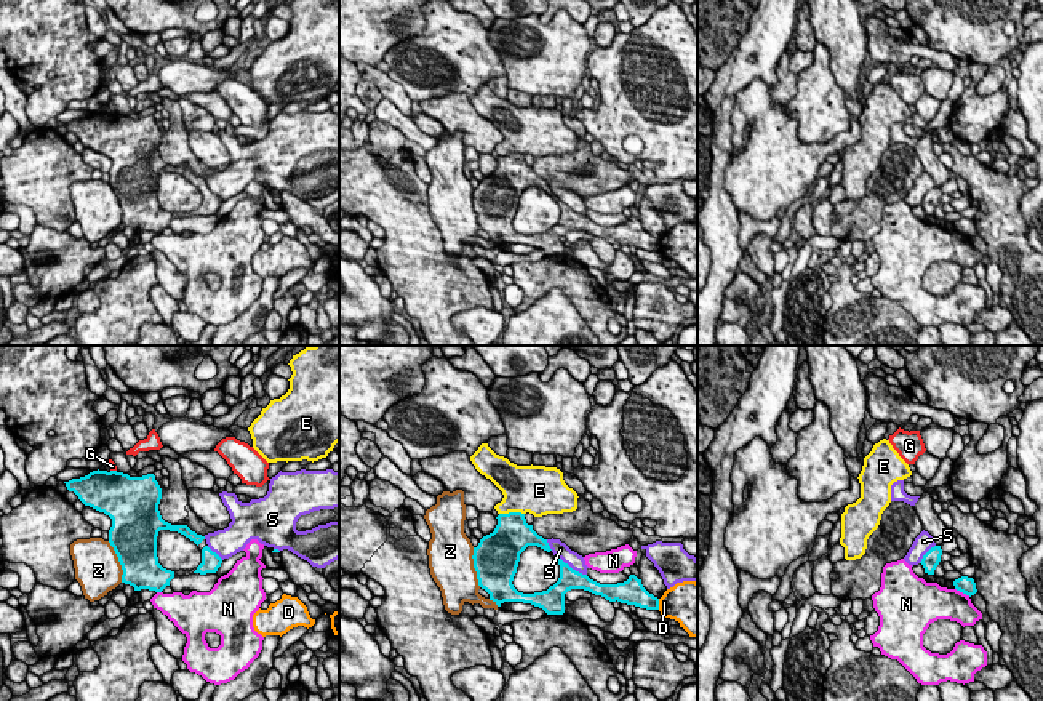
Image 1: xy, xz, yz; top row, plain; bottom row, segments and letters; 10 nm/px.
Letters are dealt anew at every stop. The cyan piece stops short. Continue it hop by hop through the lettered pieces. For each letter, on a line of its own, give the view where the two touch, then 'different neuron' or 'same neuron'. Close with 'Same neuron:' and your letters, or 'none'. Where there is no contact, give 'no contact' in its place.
D: contact in xz; different neuron
E: contact in xz; different neuron
G: contact in xy; different neuron
N: contact in yz; different neuron
S: contact in xz; different neuron
Z: contact in xy; different neuron
Same neuron: none

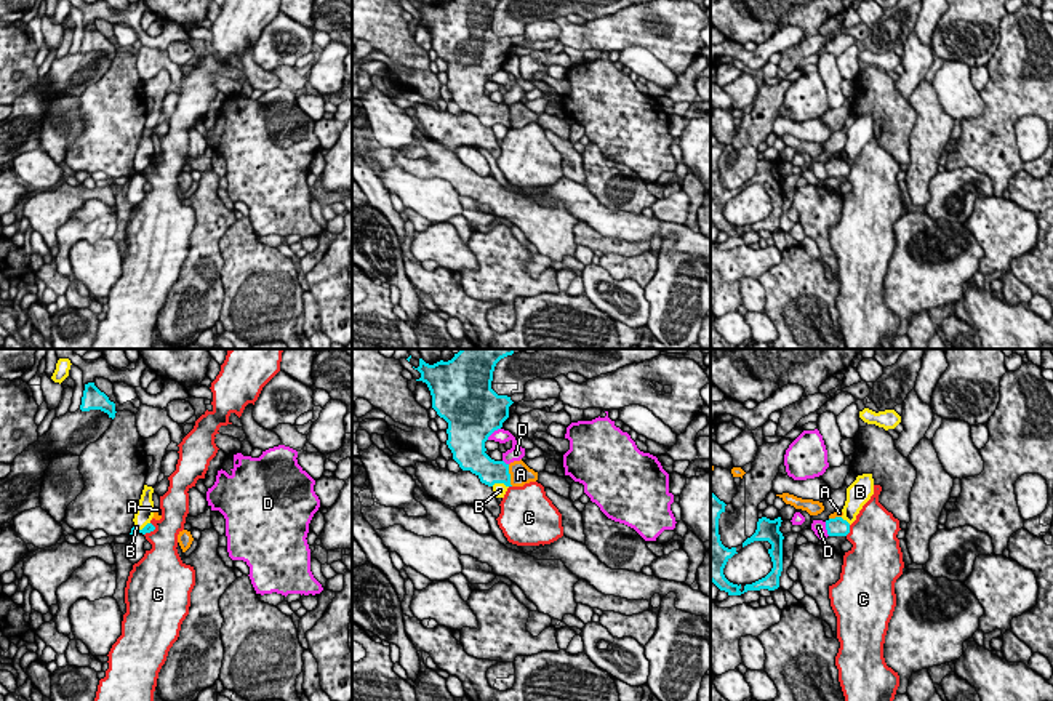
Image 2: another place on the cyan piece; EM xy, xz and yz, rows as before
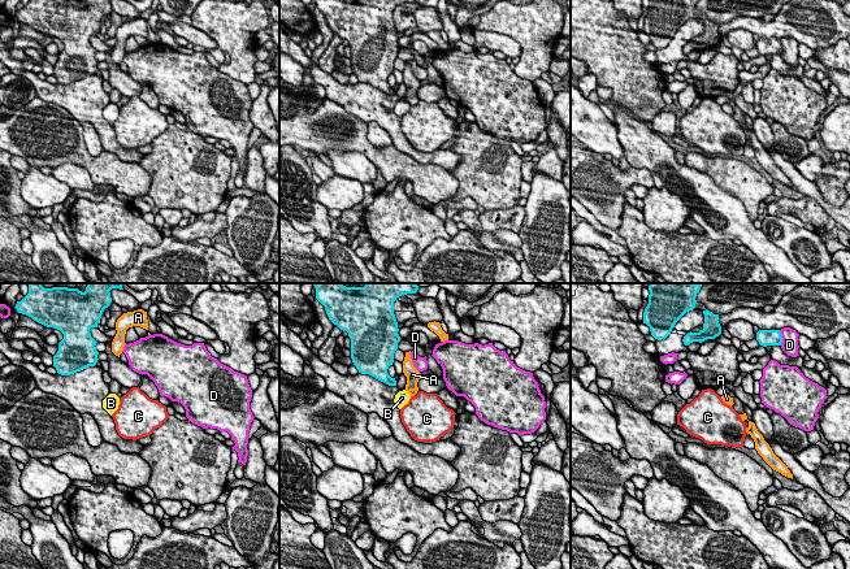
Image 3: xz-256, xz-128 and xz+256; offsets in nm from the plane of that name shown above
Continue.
A: contact in xz; different neuron
B: contact in xz; different neuron
C: contact in yz; different neuron
D: contact in xz; different neuron
Same neuron: none

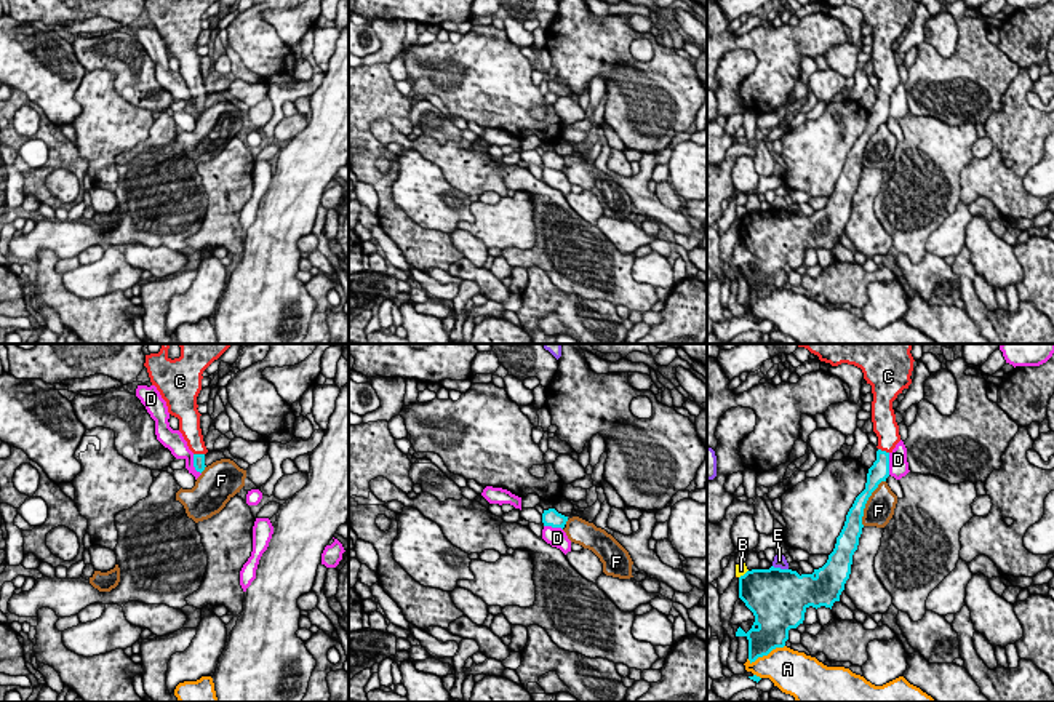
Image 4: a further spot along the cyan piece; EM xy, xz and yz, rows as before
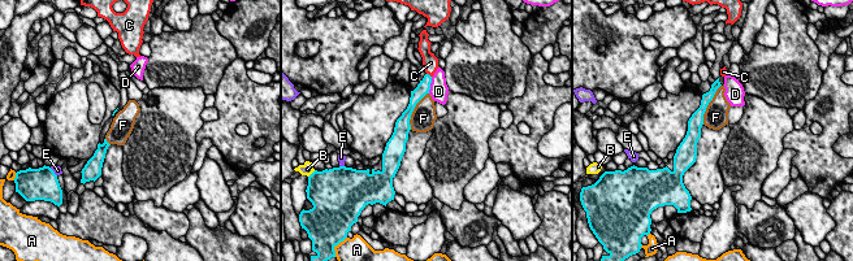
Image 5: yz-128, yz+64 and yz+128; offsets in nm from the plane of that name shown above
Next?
A: contact in yz; different neuron
B: contact in yz; different neuron
C: contact in xy; same neuron
D: contact in yz; different neuron
E: contact in yz; different neuron
F: contact in yz; different neuron
Same neuron: C

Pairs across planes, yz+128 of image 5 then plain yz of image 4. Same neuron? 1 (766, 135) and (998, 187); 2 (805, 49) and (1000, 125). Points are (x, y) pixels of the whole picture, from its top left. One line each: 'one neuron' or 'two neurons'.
1: two neurons
2: two neurons

